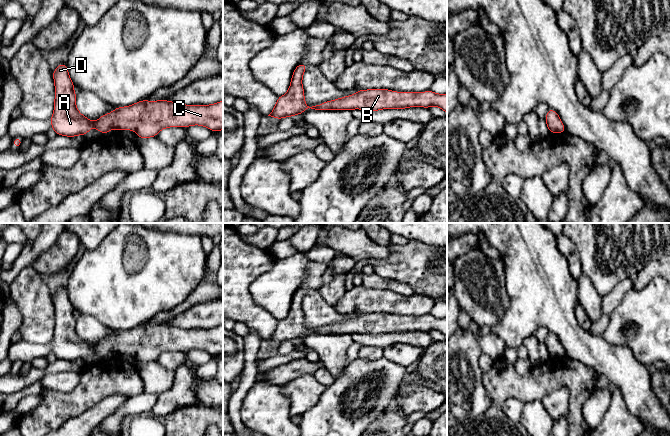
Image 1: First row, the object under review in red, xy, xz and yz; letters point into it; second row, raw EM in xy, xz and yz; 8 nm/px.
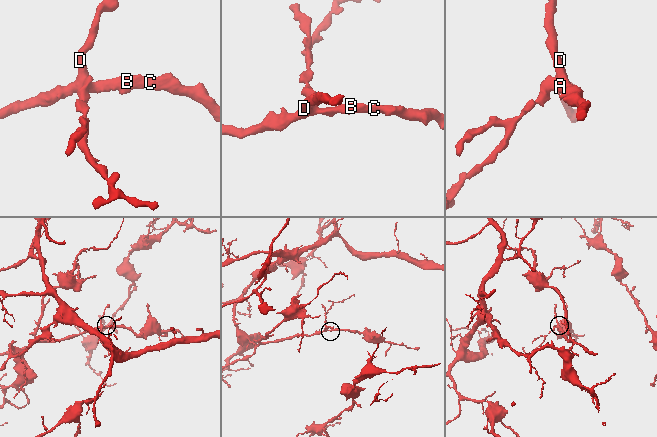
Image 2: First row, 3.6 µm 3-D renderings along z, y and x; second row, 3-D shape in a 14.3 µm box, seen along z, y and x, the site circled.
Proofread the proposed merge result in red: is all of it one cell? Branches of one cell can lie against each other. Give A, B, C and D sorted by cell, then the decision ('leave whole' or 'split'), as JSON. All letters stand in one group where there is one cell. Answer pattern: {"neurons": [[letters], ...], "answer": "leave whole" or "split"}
{"neurons": [["A", "B", "C", "D"]], "answer": "leave whole"}

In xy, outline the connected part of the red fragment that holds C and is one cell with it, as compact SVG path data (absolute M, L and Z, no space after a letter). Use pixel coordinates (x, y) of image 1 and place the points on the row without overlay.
M59 288L52 299L55 325L50 345L56 359L86 359L93 351L102 358L107 358L112 353L133 354L138 362L155 361L168 351L200 349L212 356L223 354L223 325L211 329L184 329L167 324L143 324L130 330L117 331L93 346L76 332L74 308L67 289Z

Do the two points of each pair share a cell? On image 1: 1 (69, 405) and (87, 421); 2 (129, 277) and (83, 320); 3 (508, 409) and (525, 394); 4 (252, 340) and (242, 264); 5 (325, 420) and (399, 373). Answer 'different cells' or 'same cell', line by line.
1: different cells
2: different cells
3: different cells
4: different cells
5: same cell

